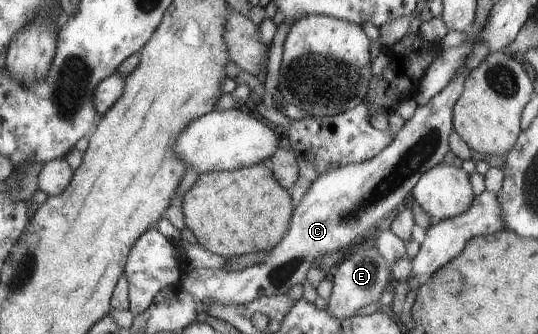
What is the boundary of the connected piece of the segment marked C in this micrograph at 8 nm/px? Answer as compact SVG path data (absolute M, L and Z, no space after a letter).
M463 65L462 68L458 68L458 71L456 72L456 75L452 77L452 79L448 82L448 85L444 87L440 93L437 93L430 101L428 101L427 104L424 104L423 106L417 106L416 111L414 112L414 115L404 124L404 127L402 127L402 130L397 134L397 136L393 137L393 140L380 152L378 155L375 155L371 160L363 161L360 163L354 162L353 164L346 164L345 166L339 166L335 170L330 170L329 172L323 173L322 175L319 175L313 182L312 185L307 189L307 192L304 194L304 197L297 203L298 207L296 210L294 210L293 217L292 217L292 223L289 227L289 233L285 235L284 238L281 239L280 242L277 243L276 247L273 247L271 250L268 251L267 255L265 256L265 259L262 263L244 268L243 270L233 272L233 271L226 271L224 269L222 270L212 270L212 269L202 269L198 270L198 273L212 273L214 277L218 277L218 283L214 283L214 285L218 285L218 289L210 289L210 293L208 293L208 297L214 297L216 299L216 302L222 302L223 304L245 304L250 303L256 298L262 297L262 296L273 296L278 294L286 294L288 293L291 286L293 286L296 283L304 283L306 281L306 274L308 273L308 270L310 267L314 266L315 259L318 256L324 255L325 253L332 253L333 251L336 251L337 249L344 248L346 245L350 245L350 241L352 239L357 238L360 234L363 234L366 230L369 230L370 228L376 227L378 223L384 217L386 217L386 213L388 211L394 211L394 209L398 208L398 205L408 197L408 193L412 191L412 187L415 187L417 183L420 181L422 177L426 173L428 173L429 170L432 170L434 166L437 166L440 162L442 162L442 159L445 158L445 155L449 153L449 135L452 134L453 131L453 110L456 107L456 103L458 101L458 98L461 97L463 94L463 91L465 89L465 79L469 75L470 69L465 65Z

